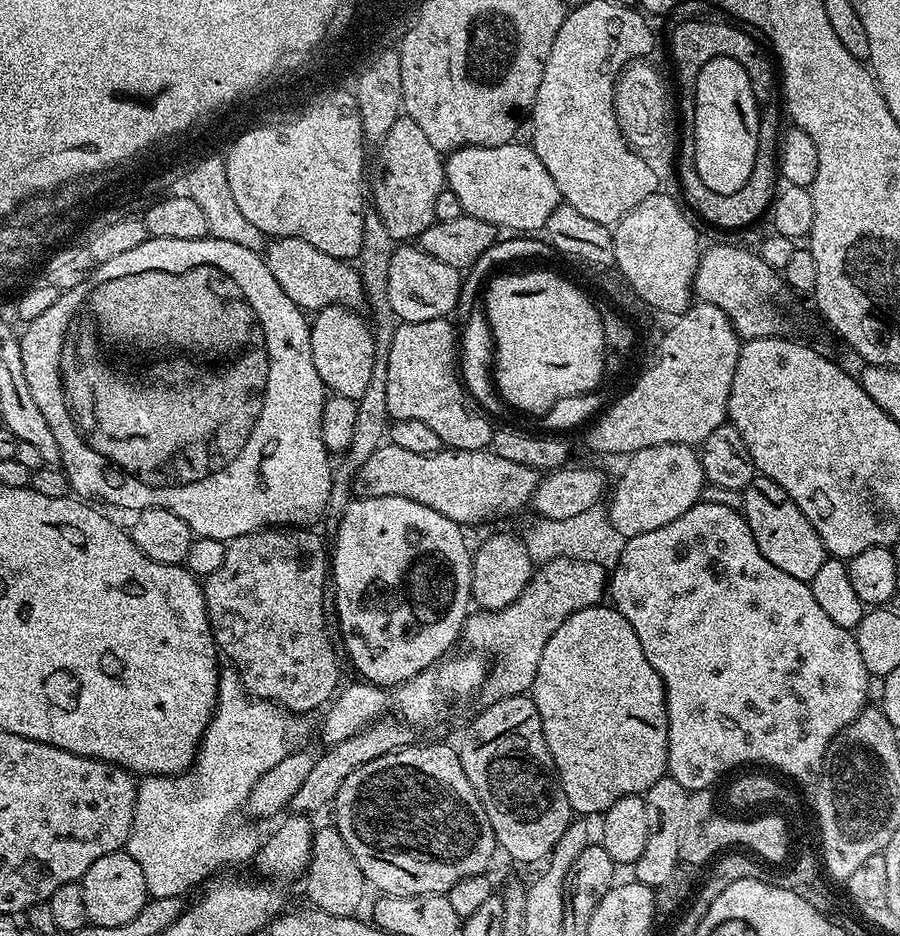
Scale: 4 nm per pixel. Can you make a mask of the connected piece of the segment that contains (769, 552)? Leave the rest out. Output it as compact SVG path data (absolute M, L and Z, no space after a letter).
M758 474L742 491L744 521L750 526L750 534L754 534L754 542L758 542L758 550L766 554L766 562L774 562L774 566L790 574L790 578L811 582L822 567L826 549L814 526L810 526L806 514L802 514L800 507L793 502L790 494L786 494L786 490L782 490L782 486L778 486L778 482L765 476Z

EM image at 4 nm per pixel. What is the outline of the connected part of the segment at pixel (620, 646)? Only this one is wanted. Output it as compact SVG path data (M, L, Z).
M597 606L578 610L550 634L550 642L542 649L542 659L538 662L538 674L534 674L534 682L530 695L534 706L538 706L538 714L542 718L542 730L546 738L546 746L552 755L552 764L556 768L556 775L560 778L560 785L570 802L573 813L589 818L595 814L603 814L618 798L623 796L639 796L650 790L658 778L665 776L668 770L668 699L664 693L662 678L650 666L650 658L642 651L642 642L638 642L638 634L634 634L634 626L622 618L622 614L615 606Z

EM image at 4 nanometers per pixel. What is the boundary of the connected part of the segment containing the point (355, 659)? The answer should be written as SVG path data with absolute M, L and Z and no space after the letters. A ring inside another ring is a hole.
M353 498L346 506L334 537L336 549L330 552L330 579L336 585L336 614L340 620L340 632L344 635L344 648L352 659L352 664L361 672L363 679L369 684L381 686L399 686L410 678L414 678L422 670L433 667L437 662L445 659L453 651L452 643L461 639L464 631L464 621L470 615L472 604L472 552L470 544L464 541L465 529L450 518L438 514L438 510L430 510L430 506L422 506L418 502L410 502L410 498Z

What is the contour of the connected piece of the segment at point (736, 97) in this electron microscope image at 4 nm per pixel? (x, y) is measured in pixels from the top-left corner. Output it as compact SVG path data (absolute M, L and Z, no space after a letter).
M734 58L705 60L694 98L694 162L696 178L719 196L729 196L750 178L758 154L762 108L746 70Z

